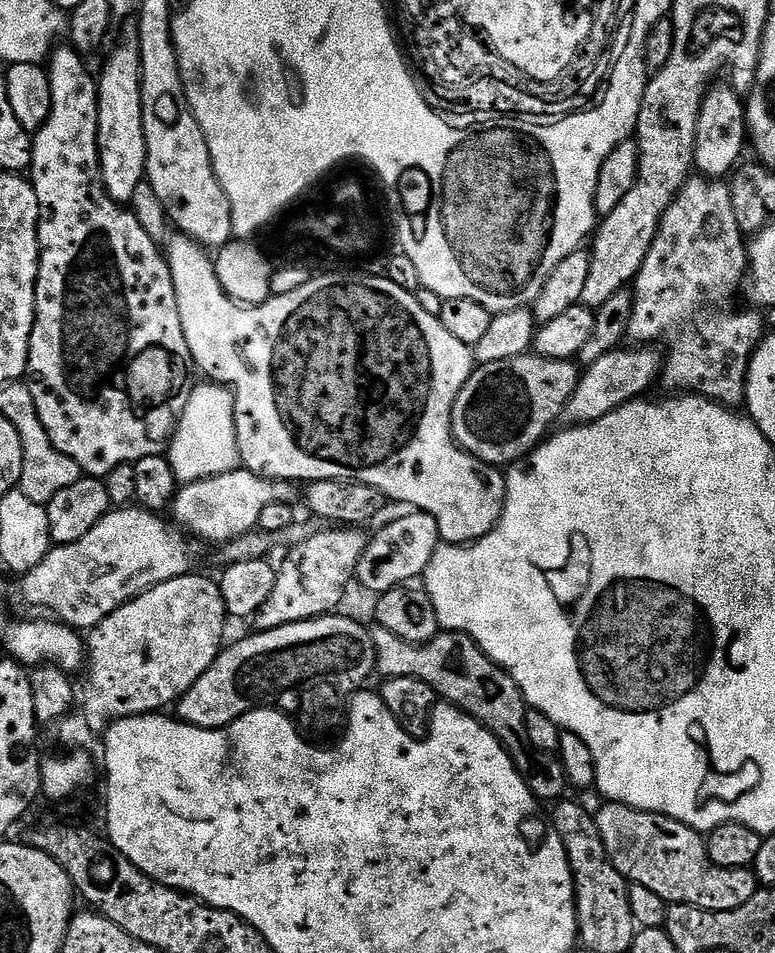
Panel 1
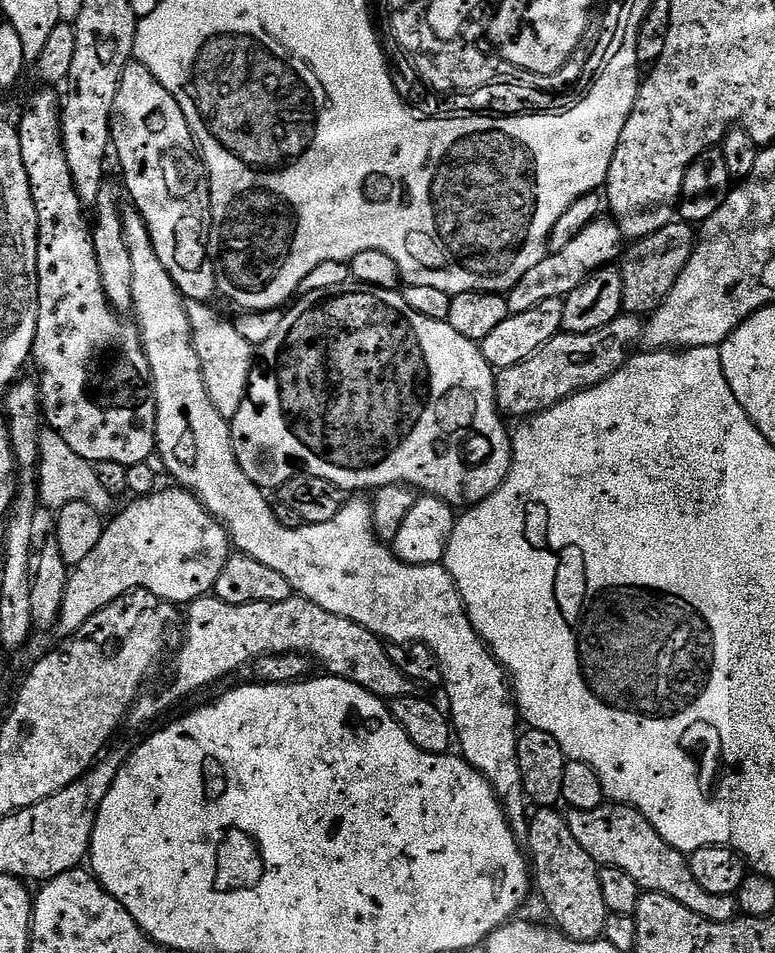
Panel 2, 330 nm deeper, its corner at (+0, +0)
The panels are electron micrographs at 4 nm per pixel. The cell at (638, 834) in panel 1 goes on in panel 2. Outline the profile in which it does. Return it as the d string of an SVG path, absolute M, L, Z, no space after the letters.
M606 802L598 810L589 812L569 811L566 819L570 834L600 866L611 866L630 874L644 892L661 892L674 902L682 902L686 910L694 910L707 920L726 922L738 915L735 896L710 894L698 886L692 873L689 857L676 848L671 848L654 830L654 826L636 808L626 804Z

